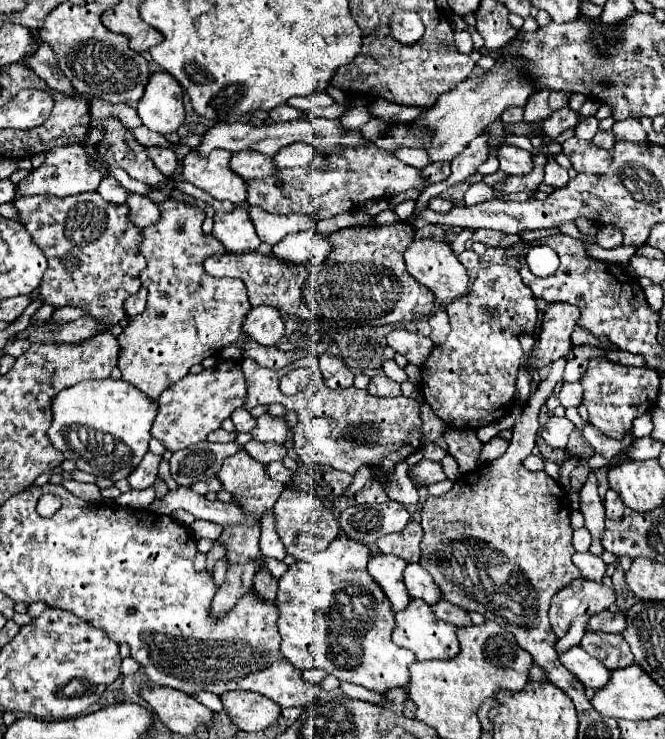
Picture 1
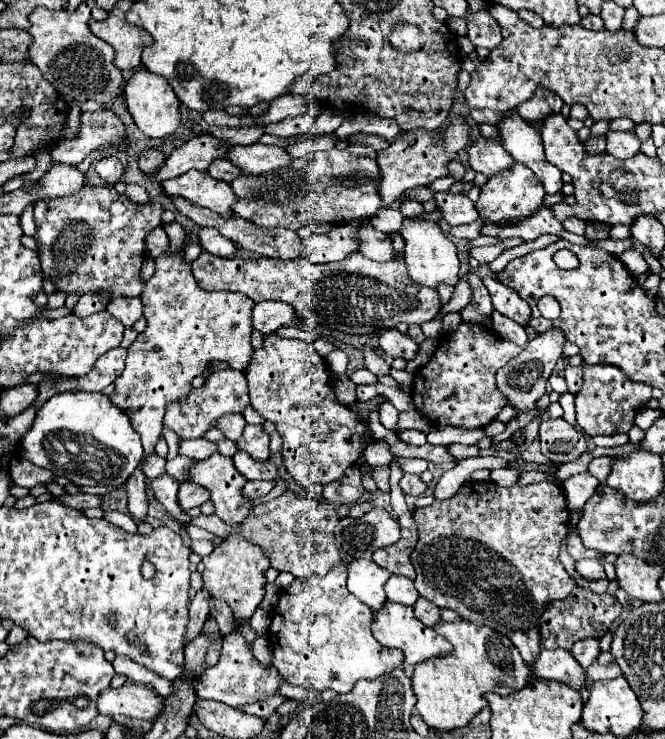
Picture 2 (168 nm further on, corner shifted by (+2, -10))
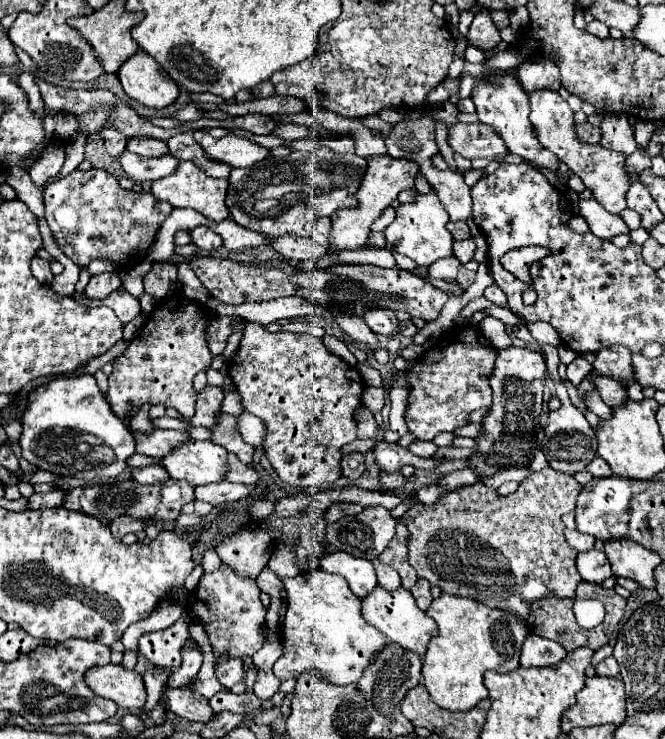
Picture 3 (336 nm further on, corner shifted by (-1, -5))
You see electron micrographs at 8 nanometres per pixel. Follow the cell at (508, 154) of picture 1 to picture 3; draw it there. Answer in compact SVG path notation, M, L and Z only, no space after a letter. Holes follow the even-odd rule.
M480 122L476 124L460 124L448 128L448 144L450 148L464 156L464 158L496 158L498 154L504 154L504 142L500 142L500 136Z

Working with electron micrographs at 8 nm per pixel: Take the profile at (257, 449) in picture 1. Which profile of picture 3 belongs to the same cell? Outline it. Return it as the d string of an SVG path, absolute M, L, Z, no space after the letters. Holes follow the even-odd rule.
M228 454L226 462L228 462L228 472L224 474L224 480L238 484L256 484L258 472L252 466L244 466L234 454Z

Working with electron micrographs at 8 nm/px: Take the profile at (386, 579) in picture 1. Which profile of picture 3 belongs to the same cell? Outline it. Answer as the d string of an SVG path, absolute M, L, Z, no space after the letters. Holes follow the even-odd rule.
M344 552L324 554L324 558L318 560L318 568L322 572L330 572L330 574L338 574L338 576L346 578L350 590L358 598L364 598L364 594L370 594L372 588L378 584L376 572L374 572L374 566L370 560L356 558L356 556L344 554Z

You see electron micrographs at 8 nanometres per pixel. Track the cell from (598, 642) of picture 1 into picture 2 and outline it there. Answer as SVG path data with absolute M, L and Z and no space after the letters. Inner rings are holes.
M609 651L599 653L599 657L587 669L589 681L605 681L605 679L613 679L613 677L619 677L619 675L621 675L621 669L619 669L615 657Z

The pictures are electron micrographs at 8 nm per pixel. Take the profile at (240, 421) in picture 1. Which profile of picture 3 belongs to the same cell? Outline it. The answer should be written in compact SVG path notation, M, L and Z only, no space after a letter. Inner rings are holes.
M206 384L204 390L196 394L196 414L192 417L184 417L182 421L194 427L212 426L216 422L216 414L220 414L220 402L224 394L220 388Z

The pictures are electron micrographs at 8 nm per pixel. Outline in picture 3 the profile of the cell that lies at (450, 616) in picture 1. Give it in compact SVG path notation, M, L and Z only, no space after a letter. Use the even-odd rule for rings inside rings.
M418 578L416 580L416 588L414 588L414 598L416 598L416 604L418 604L418 608L422 608L422 610L426 610L428 606L430 606L430 602L432 602L432 594L430 594L430 584L424 580L424 578Z

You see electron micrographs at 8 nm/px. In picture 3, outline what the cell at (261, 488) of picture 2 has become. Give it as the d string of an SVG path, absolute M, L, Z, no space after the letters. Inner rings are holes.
M216 482L216 484L206 484L200 488L194 488L196 500L208 502L212 506L216 504L226 504L226 502L236 502L252 492L252 486L240 486L240 484L230 484L230 482Z

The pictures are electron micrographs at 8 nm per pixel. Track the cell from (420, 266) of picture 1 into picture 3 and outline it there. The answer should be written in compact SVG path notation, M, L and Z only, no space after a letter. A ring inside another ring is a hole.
M430 190L428 194L418 194L416 202L396 206L396 218L384 230L386 250L390 254L394 254L396 250L398 254L412 258L420 266L430 266L440 258L452 256L452 236L446 230L446 224L448 224L448 212L440 204L436 190Z

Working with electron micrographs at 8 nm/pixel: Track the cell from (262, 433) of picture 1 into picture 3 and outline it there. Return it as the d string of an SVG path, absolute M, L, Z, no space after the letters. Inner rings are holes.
M224 412L218 414L216 424L210 428L210 432L212 432L210 442L224 446L228 452L234 452L242 464L252 464L254 448L248 446L248 444L240 438L240 434L238 434L234 422L236 422L234 416L224 414Z

